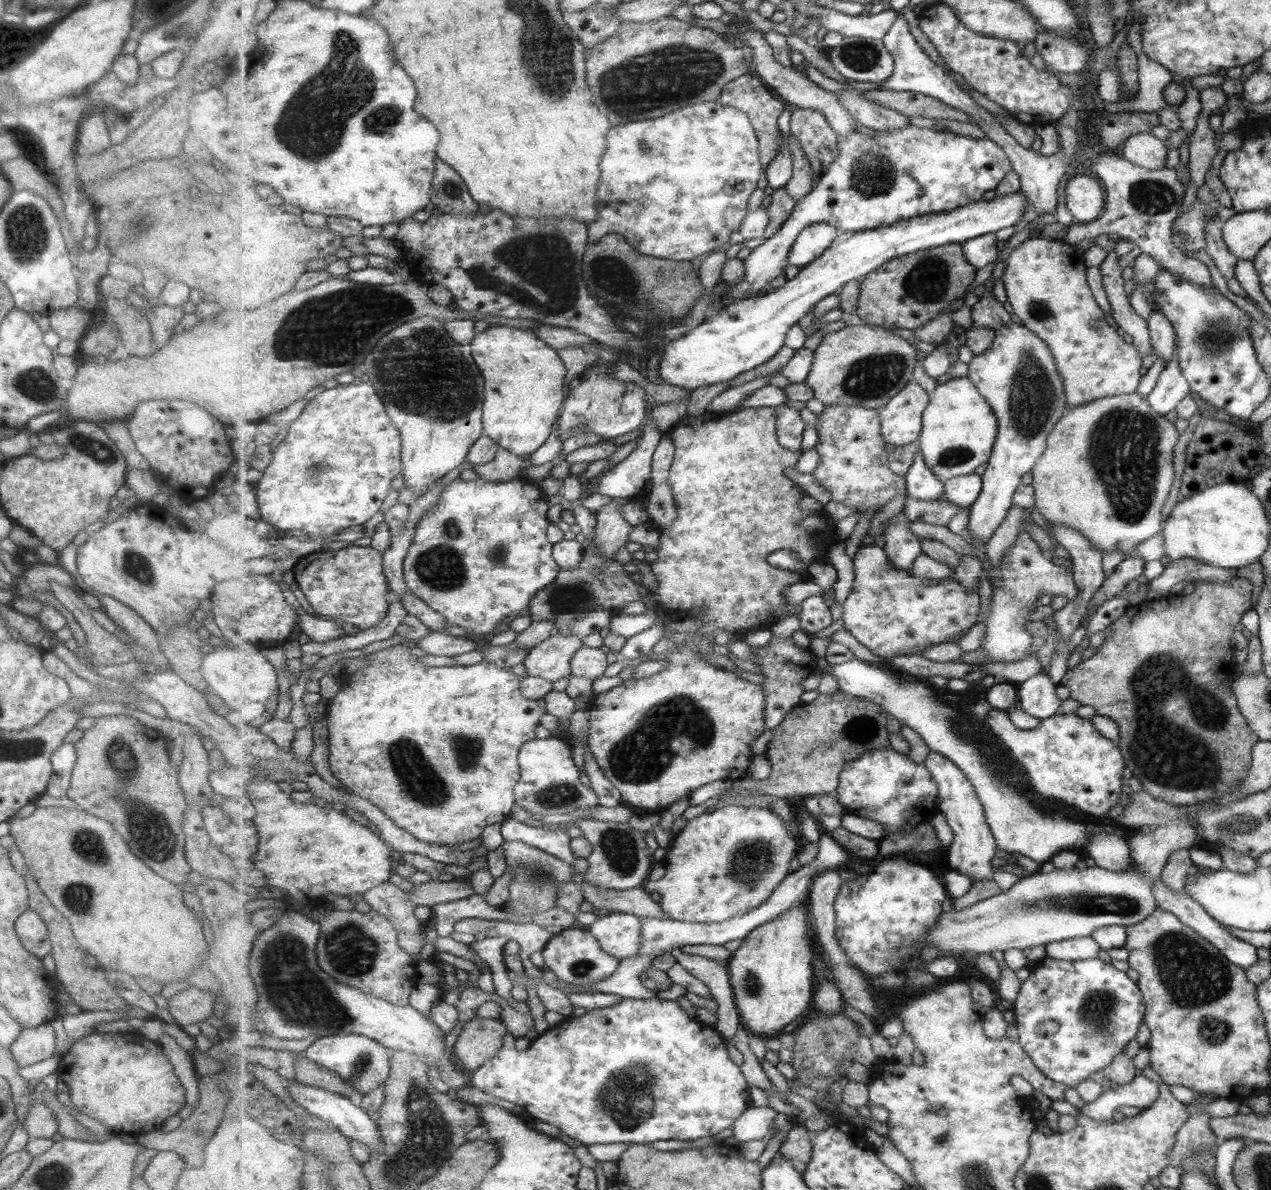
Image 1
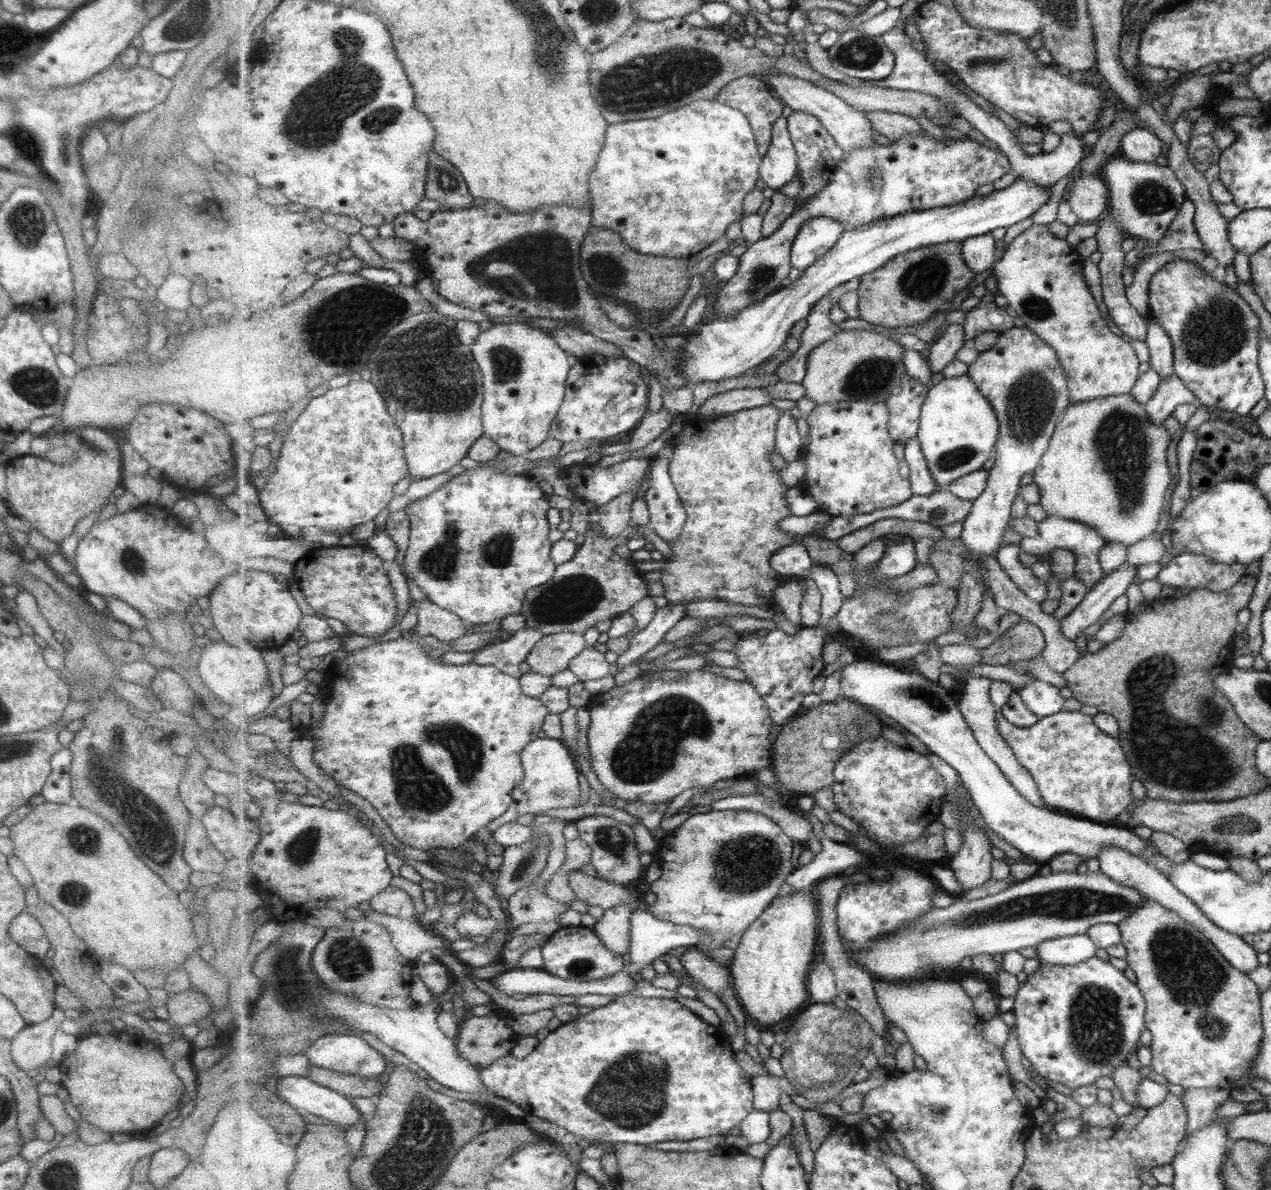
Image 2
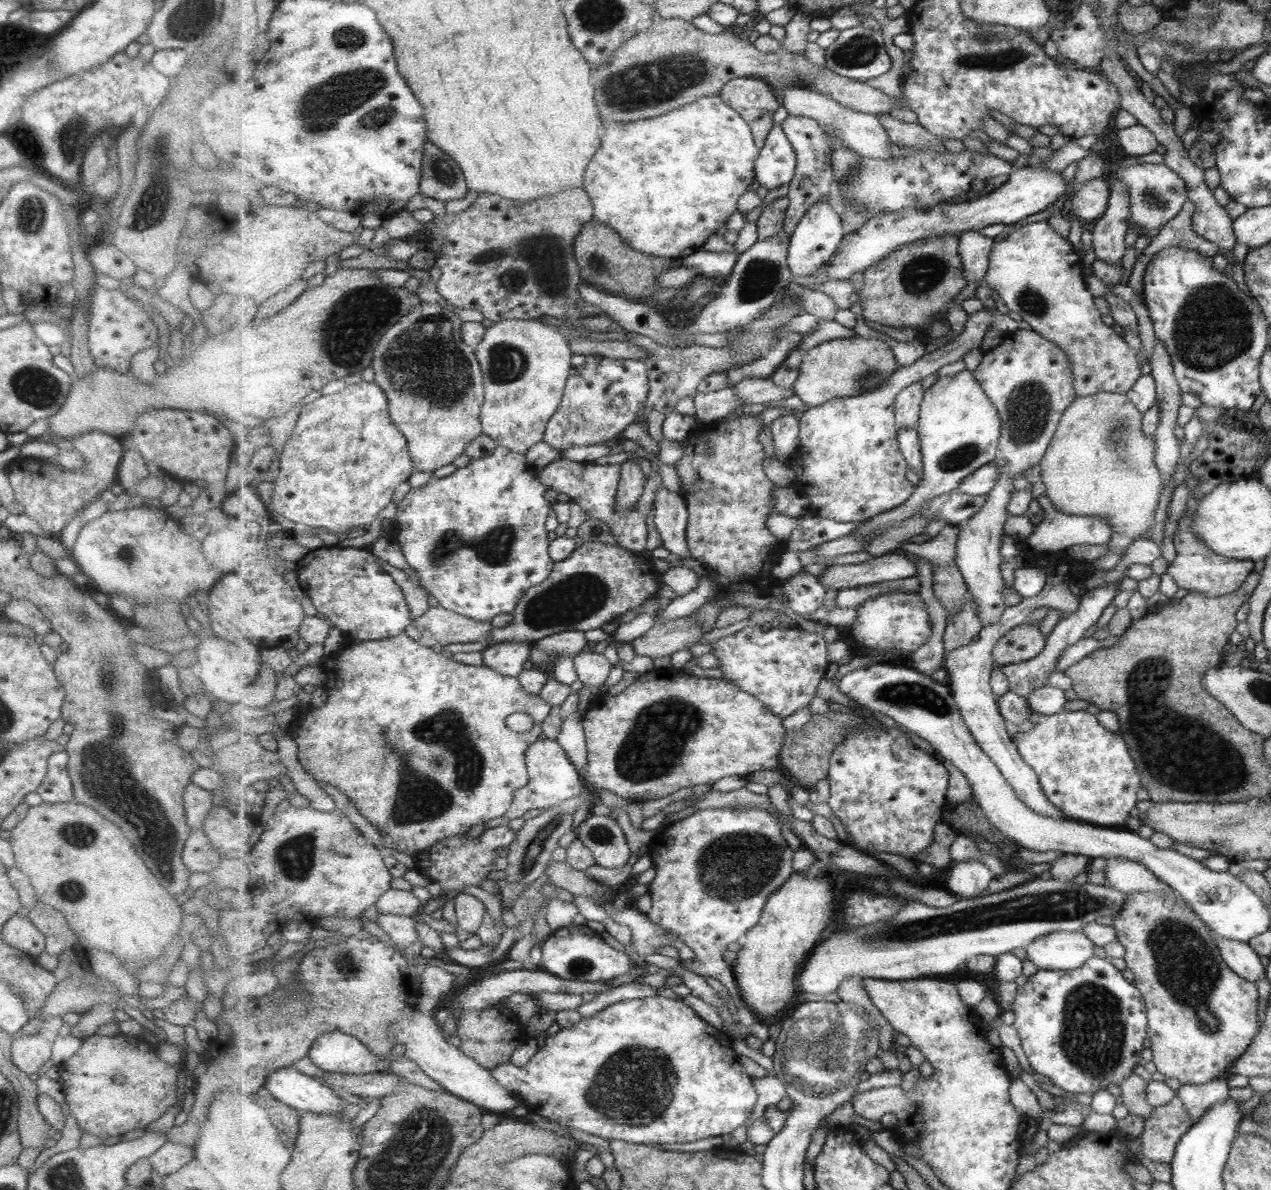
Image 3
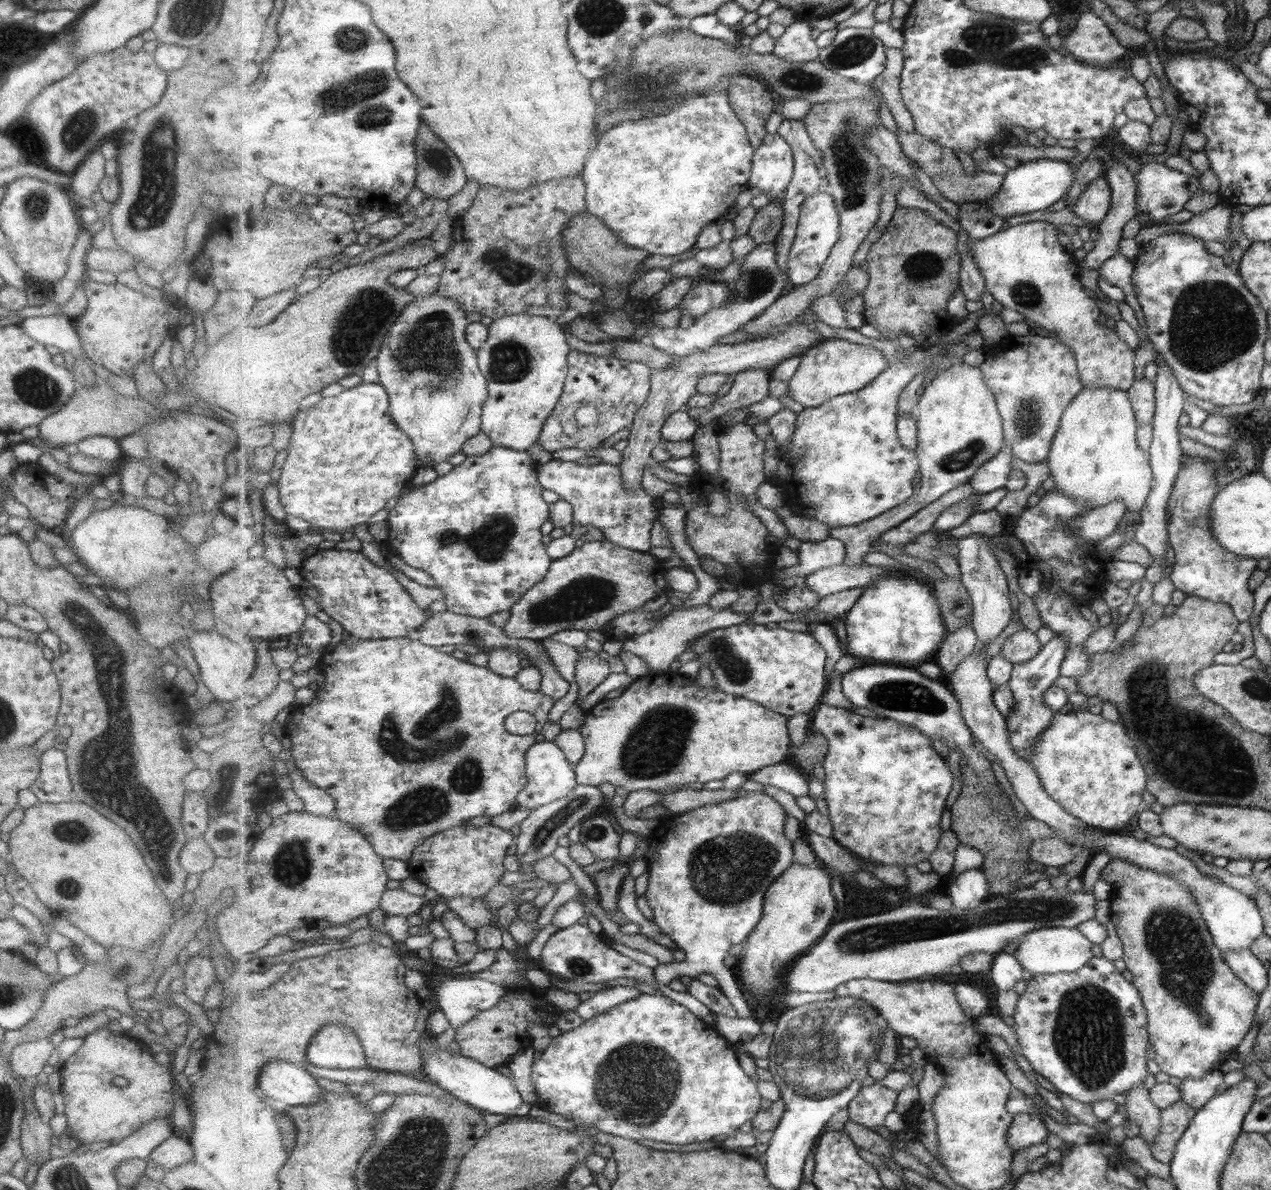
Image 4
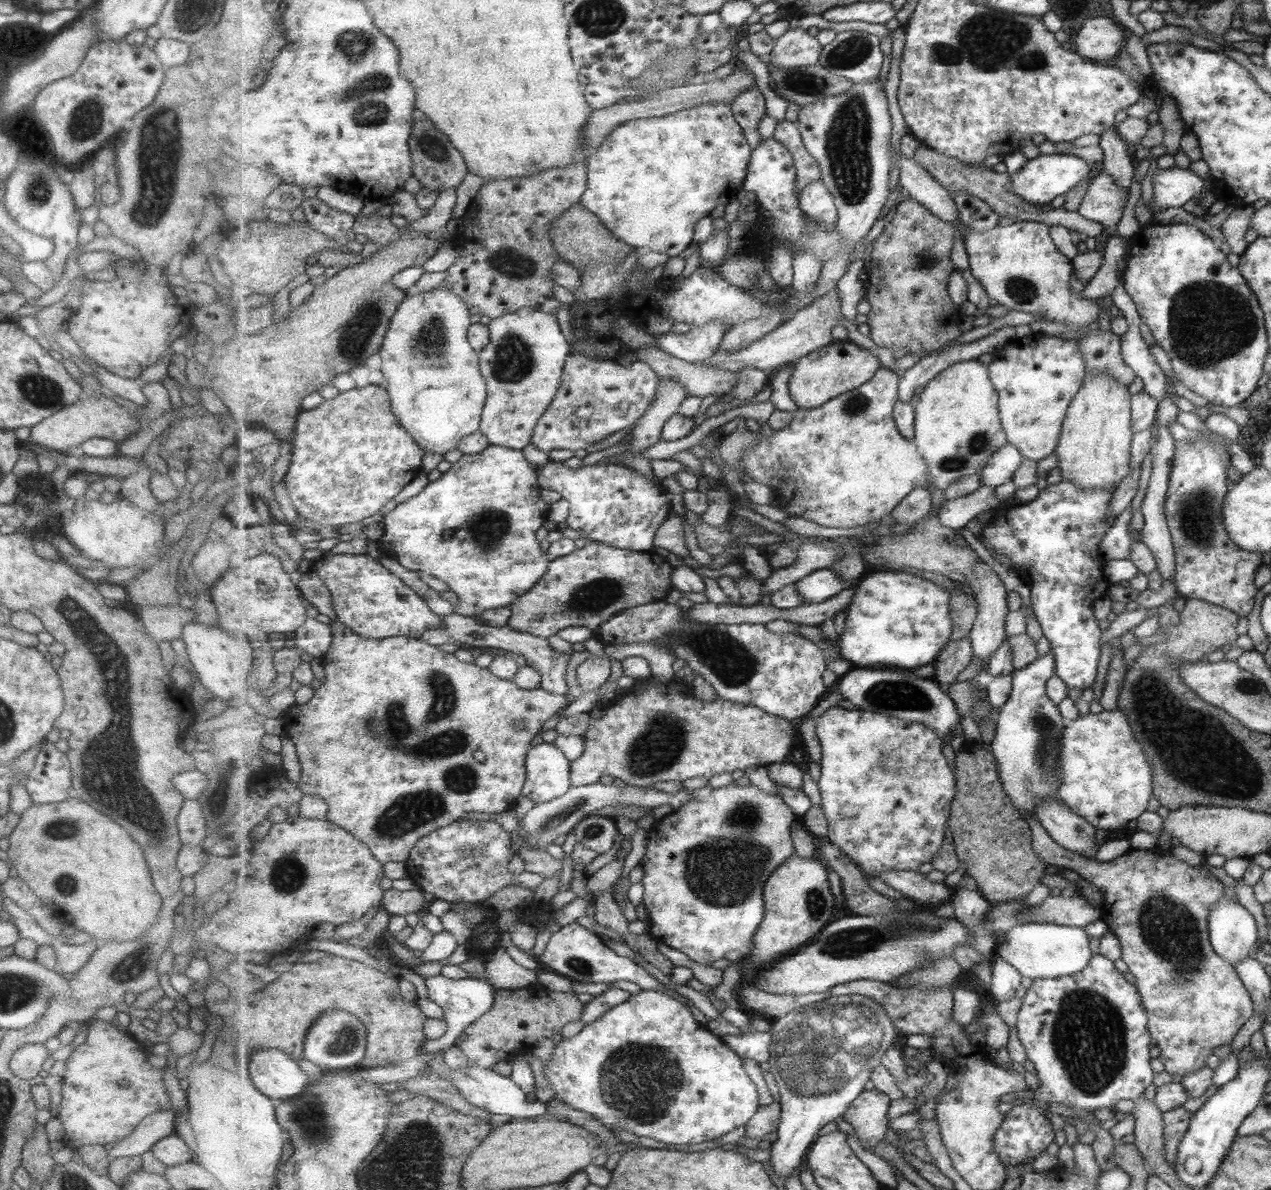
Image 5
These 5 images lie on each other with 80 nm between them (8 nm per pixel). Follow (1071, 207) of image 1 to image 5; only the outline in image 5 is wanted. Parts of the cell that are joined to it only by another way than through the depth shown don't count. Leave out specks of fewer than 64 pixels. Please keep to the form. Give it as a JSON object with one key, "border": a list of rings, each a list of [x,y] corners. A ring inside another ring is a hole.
{"border":[[[1096,169],[1076,212],[1085,220],[1112,228],[1121,218],[1127,195],[1111,176]]]}

